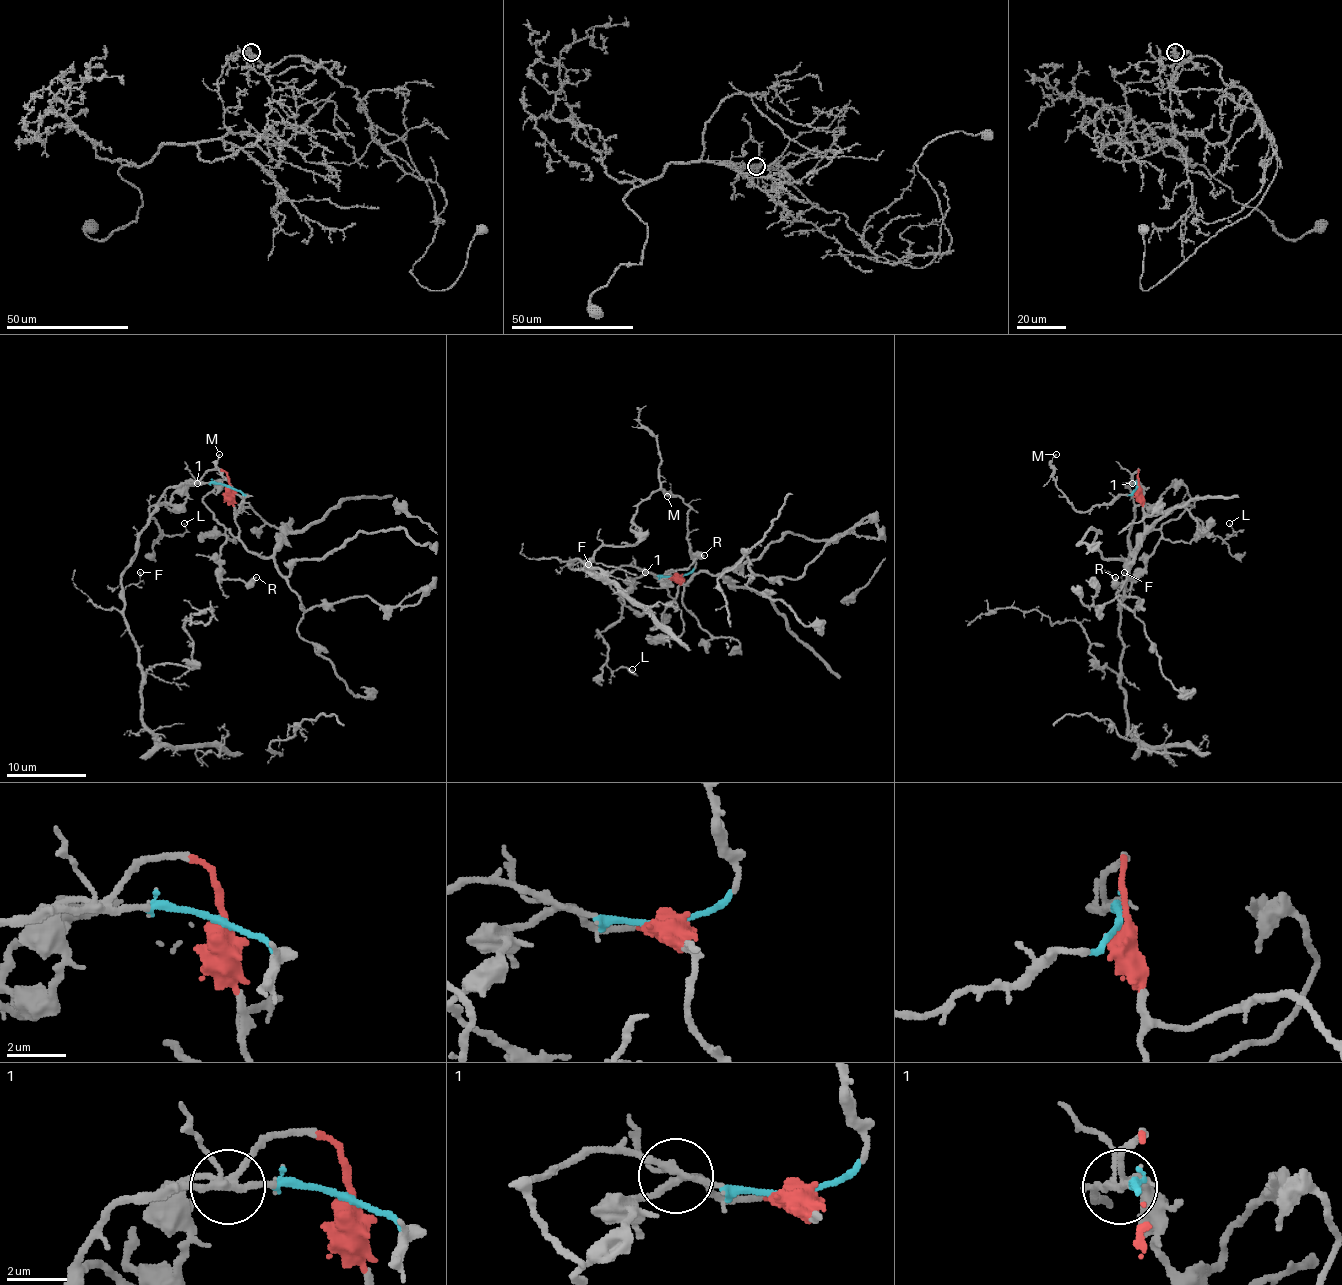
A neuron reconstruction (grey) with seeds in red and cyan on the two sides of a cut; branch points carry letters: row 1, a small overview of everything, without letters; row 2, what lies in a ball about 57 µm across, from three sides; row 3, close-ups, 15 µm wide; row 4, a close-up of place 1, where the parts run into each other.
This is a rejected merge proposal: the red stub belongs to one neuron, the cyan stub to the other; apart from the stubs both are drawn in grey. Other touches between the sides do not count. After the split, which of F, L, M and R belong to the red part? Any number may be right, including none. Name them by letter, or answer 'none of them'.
R

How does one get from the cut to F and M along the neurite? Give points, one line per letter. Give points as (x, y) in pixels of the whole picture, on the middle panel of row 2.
F: (677, 576), (657, 576), (633, 566), (619, 566), (607, 574), (569, 566), (585, 560), (587, 564)
M: (677, 576), (687, 574), (695, 566), (687, 518), (691, 508), (679, 496), (665, 490), (667, 496)

